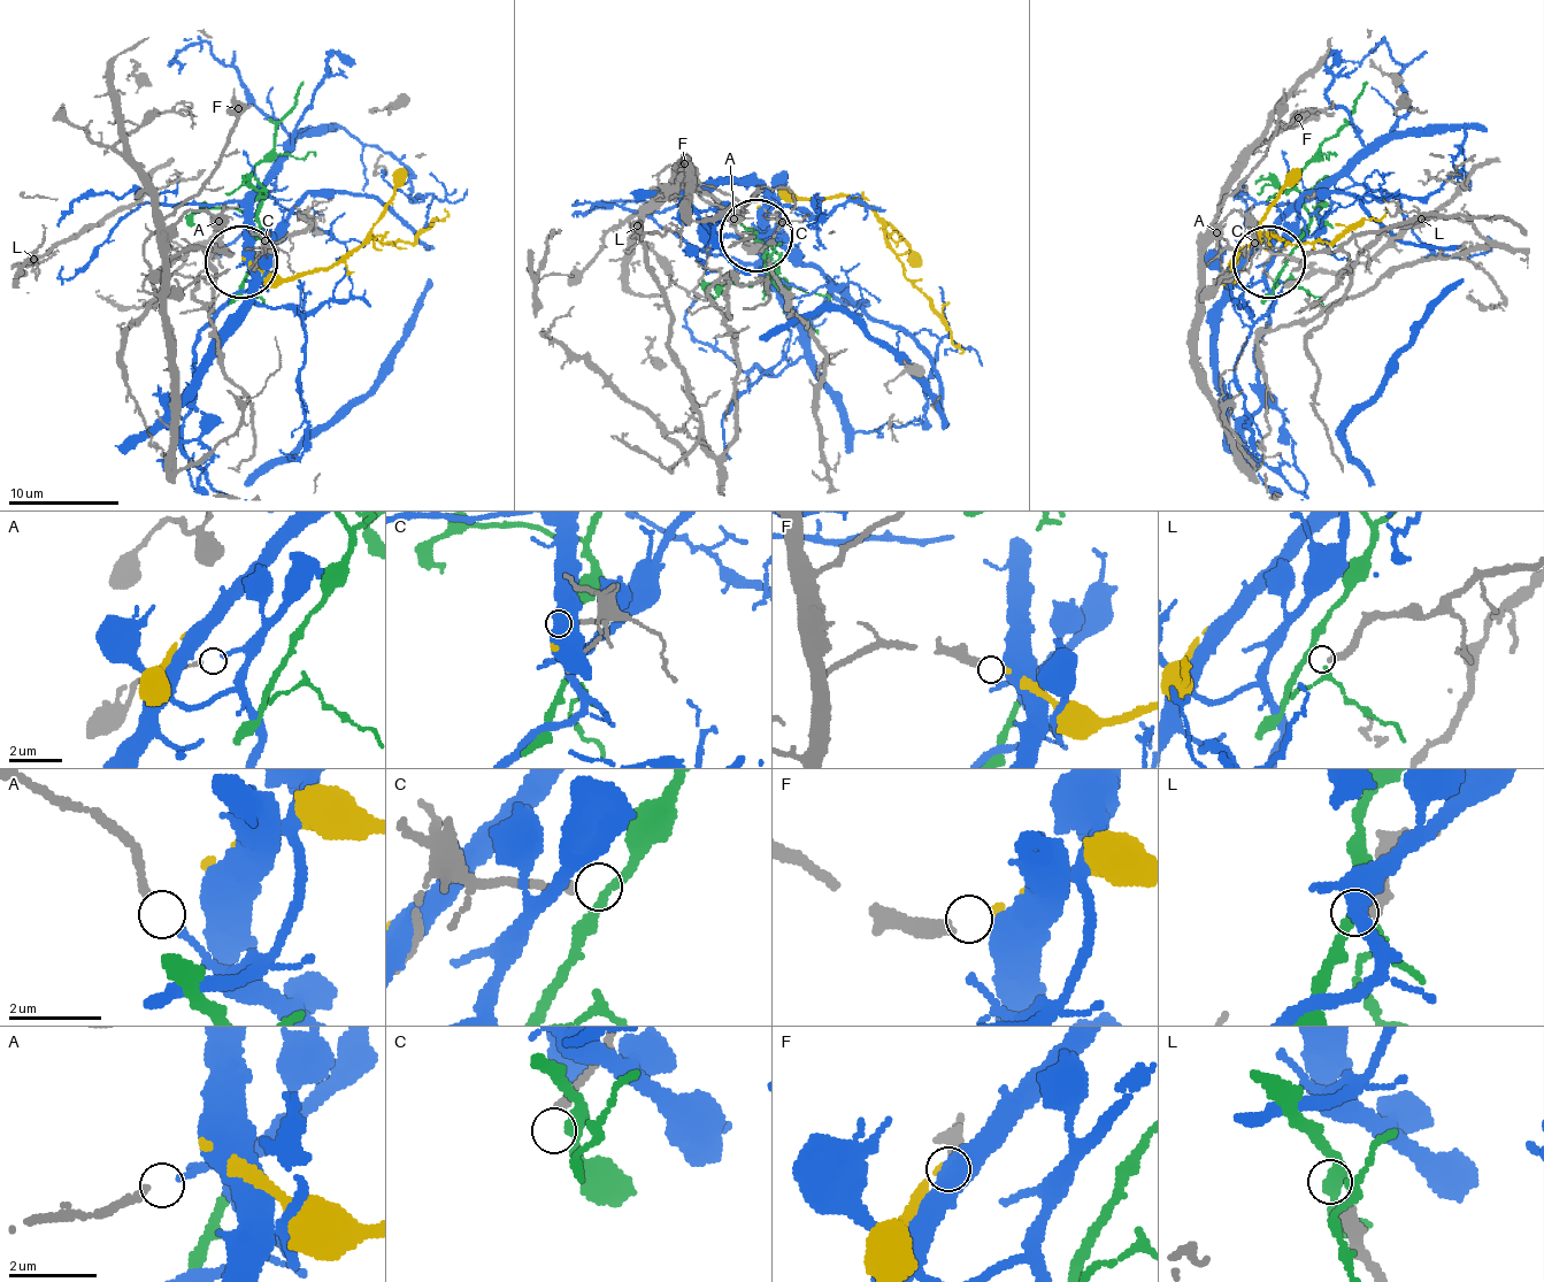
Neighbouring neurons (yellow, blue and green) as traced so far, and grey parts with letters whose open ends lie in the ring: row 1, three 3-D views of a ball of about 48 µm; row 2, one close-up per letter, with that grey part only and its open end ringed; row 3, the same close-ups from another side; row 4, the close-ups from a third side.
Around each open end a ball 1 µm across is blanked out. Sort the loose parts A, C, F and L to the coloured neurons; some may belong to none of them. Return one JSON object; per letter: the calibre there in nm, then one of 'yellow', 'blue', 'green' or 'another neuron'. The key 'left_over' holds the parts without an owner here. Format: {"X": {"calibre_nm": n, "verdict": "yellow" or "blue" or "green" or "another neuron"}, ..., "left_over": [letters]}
{"A": {"calibre_nm": 140, "verdict": "blue"}, "C": {"calibre_nm": 190, "verdict": "green"}, "F": {"calibre_nm": 400, "verdict": "yellow"}, "L": {"calibre_nm": 280, "verdict": "another neuron"}, "left_over": ["L"]}

